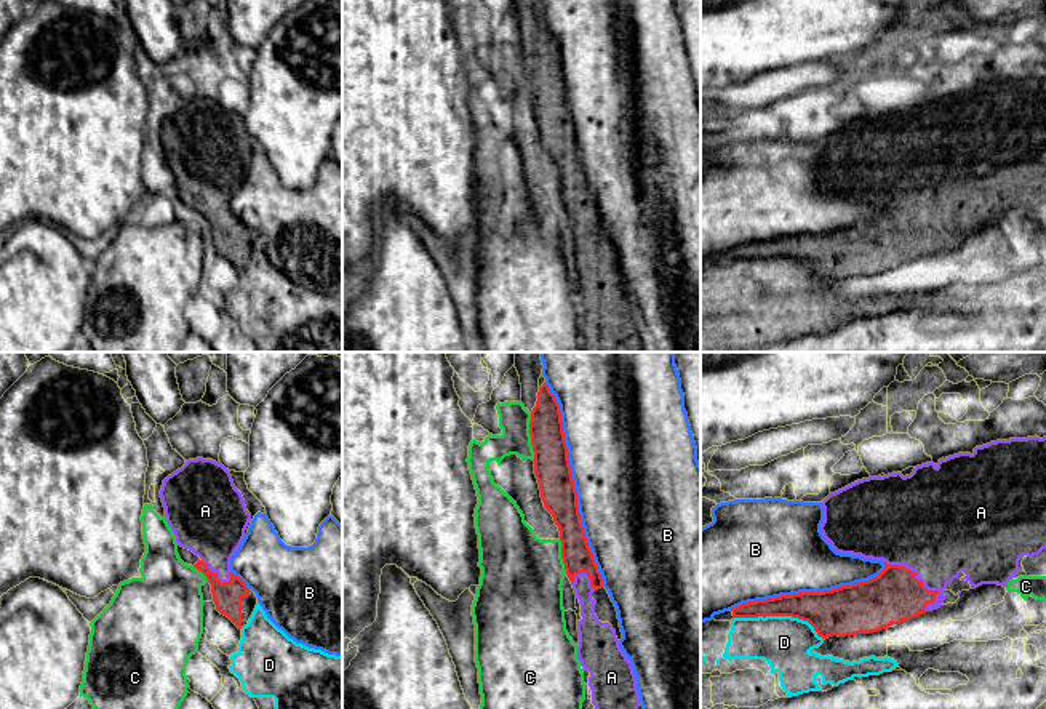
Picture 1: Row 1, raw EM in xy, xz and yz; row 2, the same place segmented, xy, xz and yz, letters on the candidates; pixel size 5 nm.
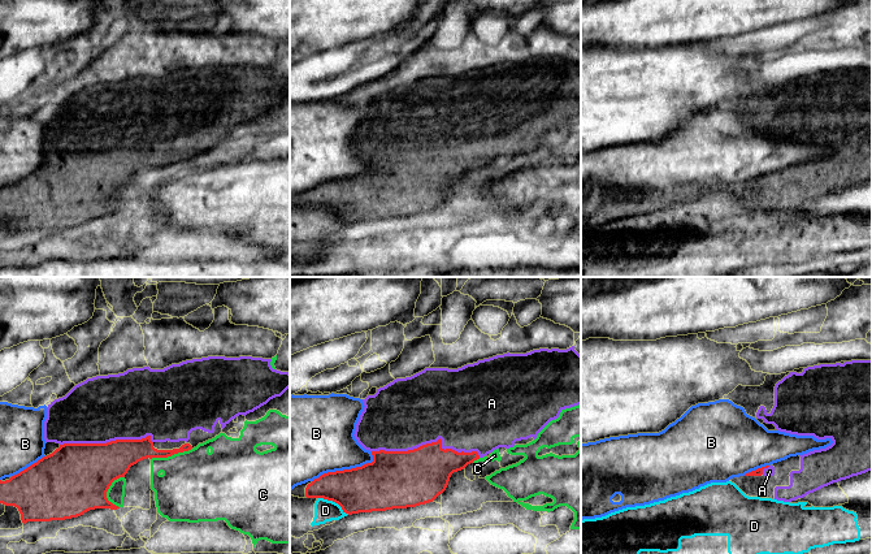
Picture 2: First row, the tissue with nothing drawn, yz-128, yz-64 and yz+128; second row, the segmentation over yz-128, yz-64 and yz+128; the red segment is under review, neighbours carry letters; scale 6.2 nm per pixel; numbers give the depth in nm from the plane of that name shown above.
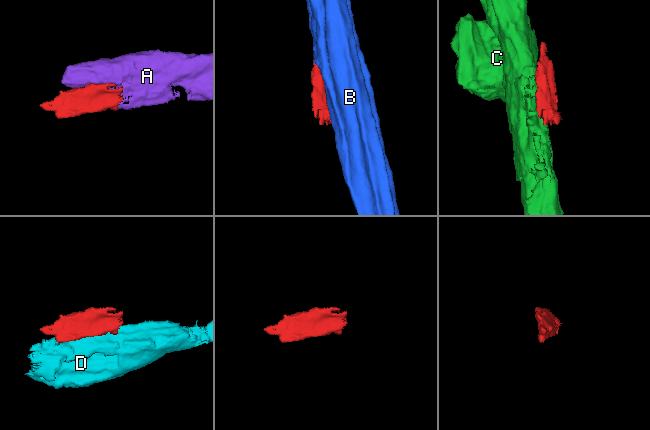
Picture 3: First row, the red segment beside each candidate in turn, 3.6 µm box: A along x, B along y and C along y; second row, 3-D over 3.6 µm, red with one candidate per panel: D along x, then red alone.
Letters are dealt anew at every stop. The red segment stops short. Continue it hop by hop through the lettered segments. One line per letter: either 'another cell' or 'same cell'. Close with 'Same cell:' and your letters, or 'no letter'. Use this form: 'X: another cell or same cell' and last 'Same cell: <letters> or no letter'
A: same cell
B: another cell
C: another cell
D: another cell
Same cell: A

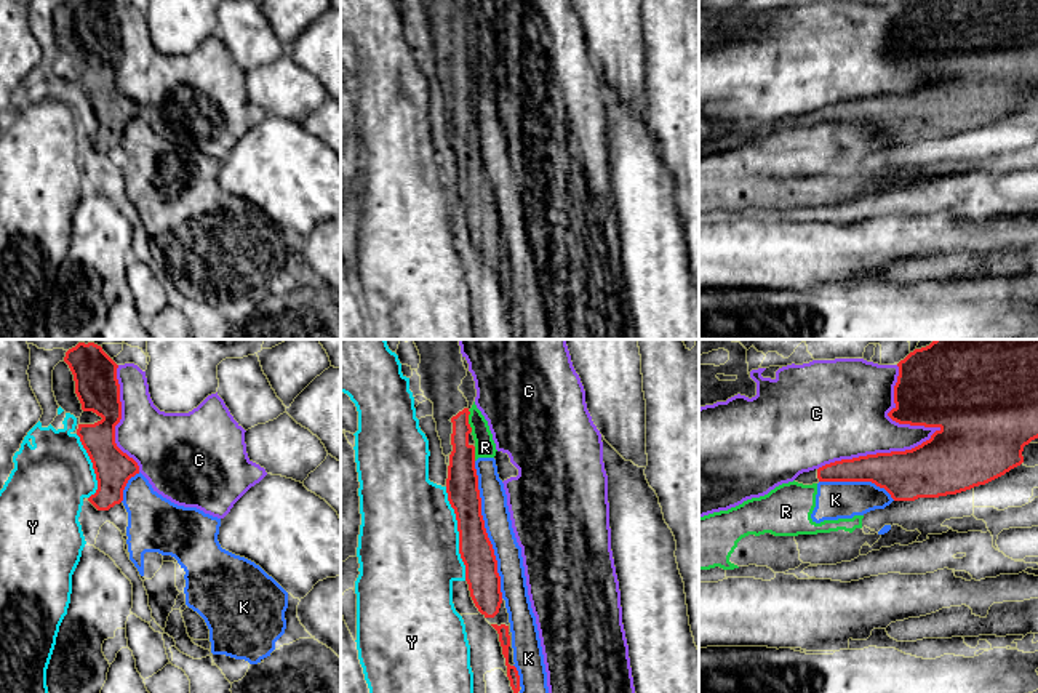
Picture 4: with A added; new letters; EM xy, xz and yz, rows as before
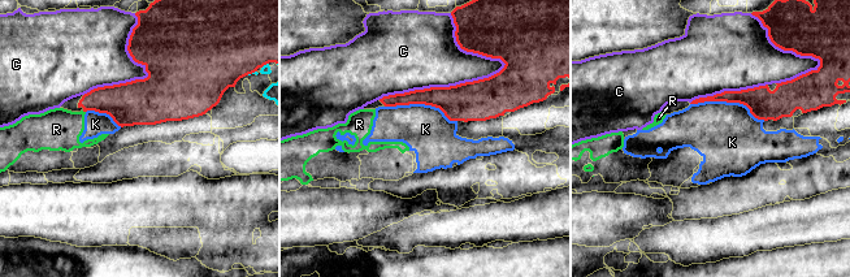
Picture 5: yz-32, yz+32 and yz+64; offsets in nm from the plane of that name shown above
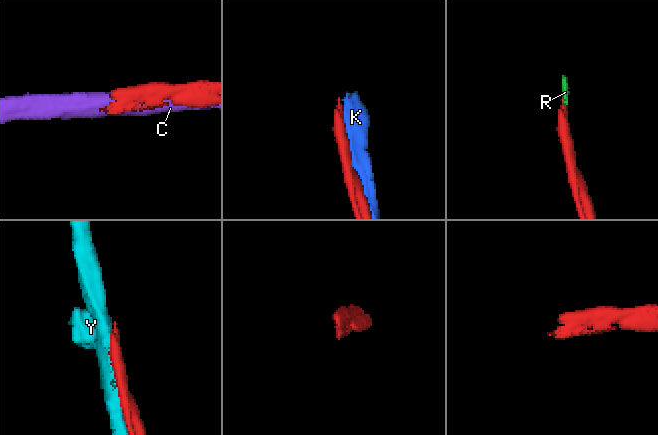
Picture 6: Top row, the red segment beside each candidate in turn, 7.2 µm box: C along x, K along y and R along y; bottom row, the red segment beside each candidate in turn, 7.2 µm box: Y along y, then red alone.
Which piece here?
C: another cell
K: another cell
R: another cell
Y: another cell
Same cell: no letter

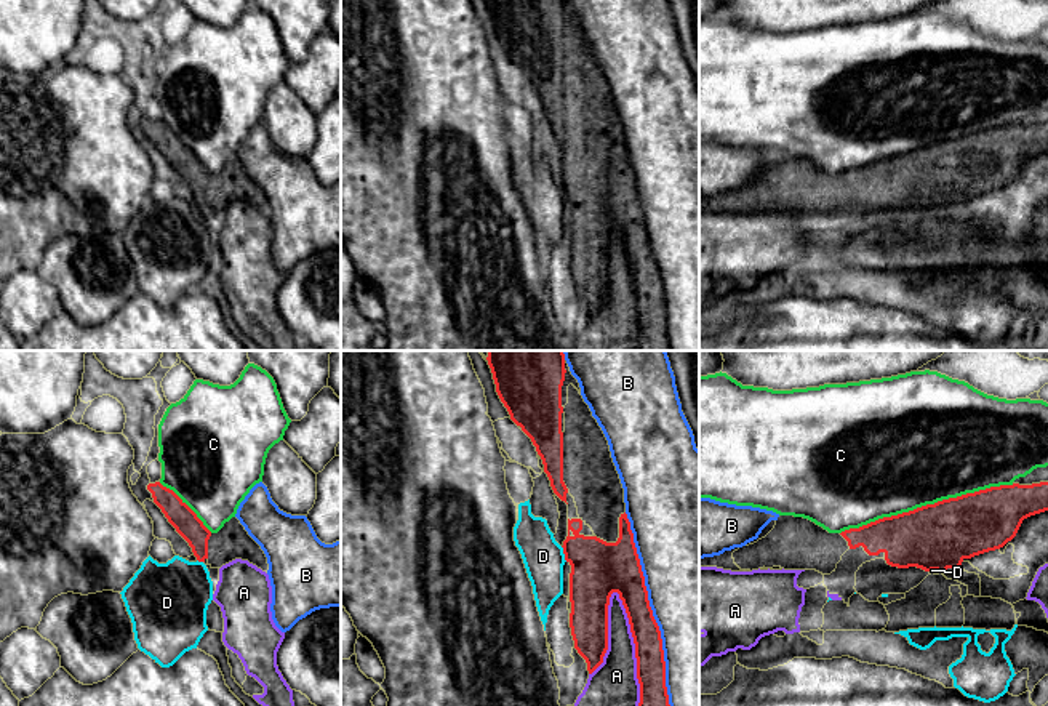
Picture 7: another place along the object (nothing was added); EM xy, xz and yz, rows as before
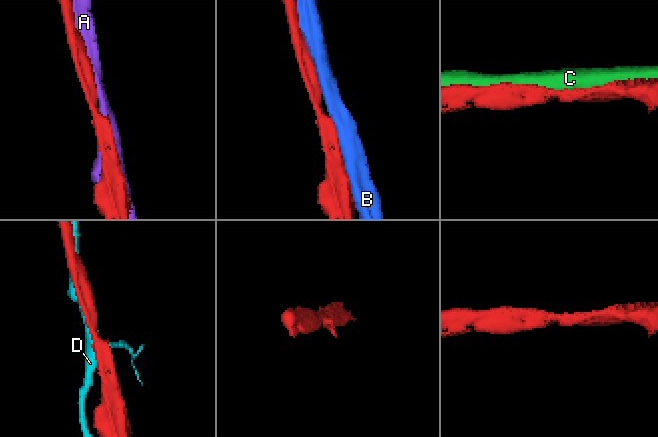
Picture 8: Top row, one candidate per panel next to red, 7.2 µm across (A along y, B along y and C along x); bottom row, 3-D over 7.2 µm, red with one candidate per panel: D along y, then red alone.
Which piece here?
A: another cell
B: another cell
C: another cell
D: another cell
Same cell: no letter

